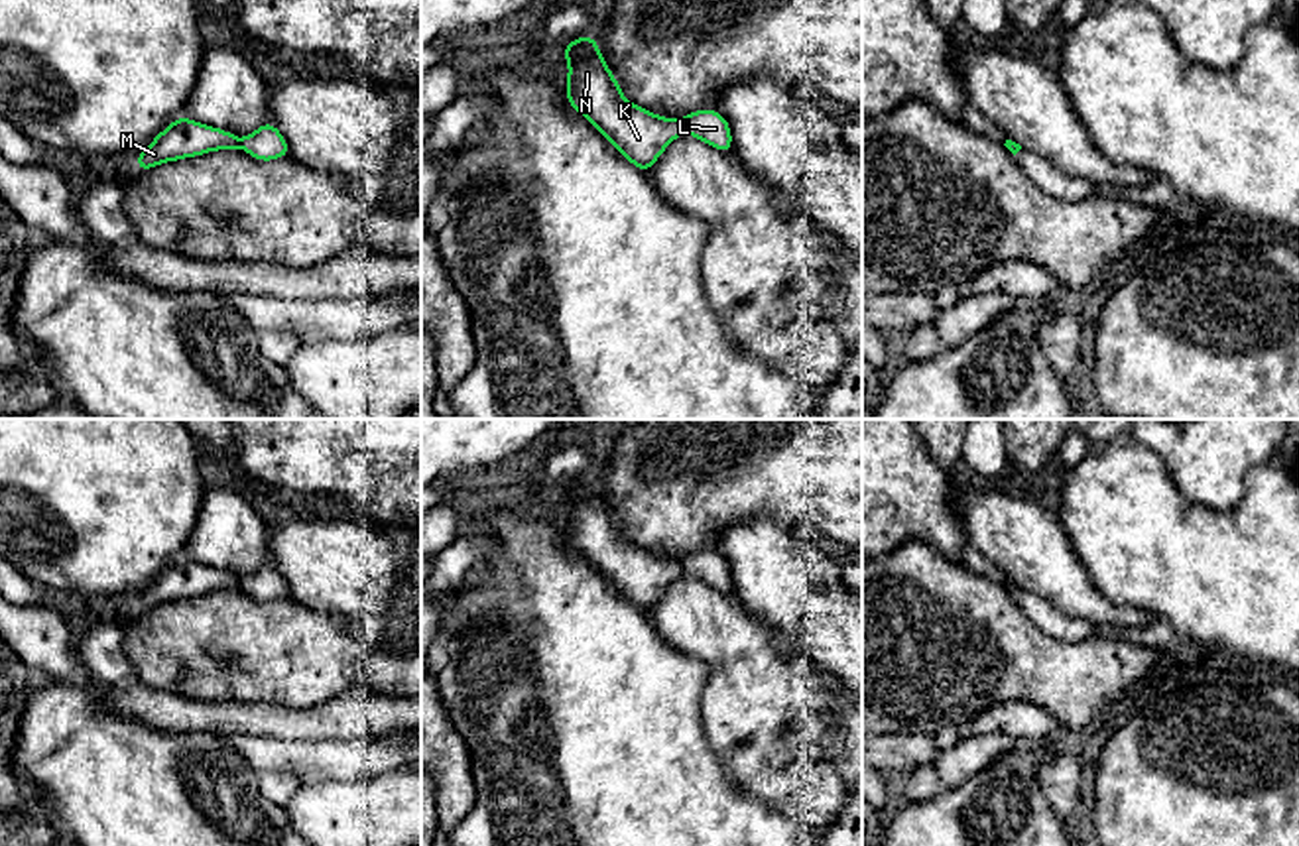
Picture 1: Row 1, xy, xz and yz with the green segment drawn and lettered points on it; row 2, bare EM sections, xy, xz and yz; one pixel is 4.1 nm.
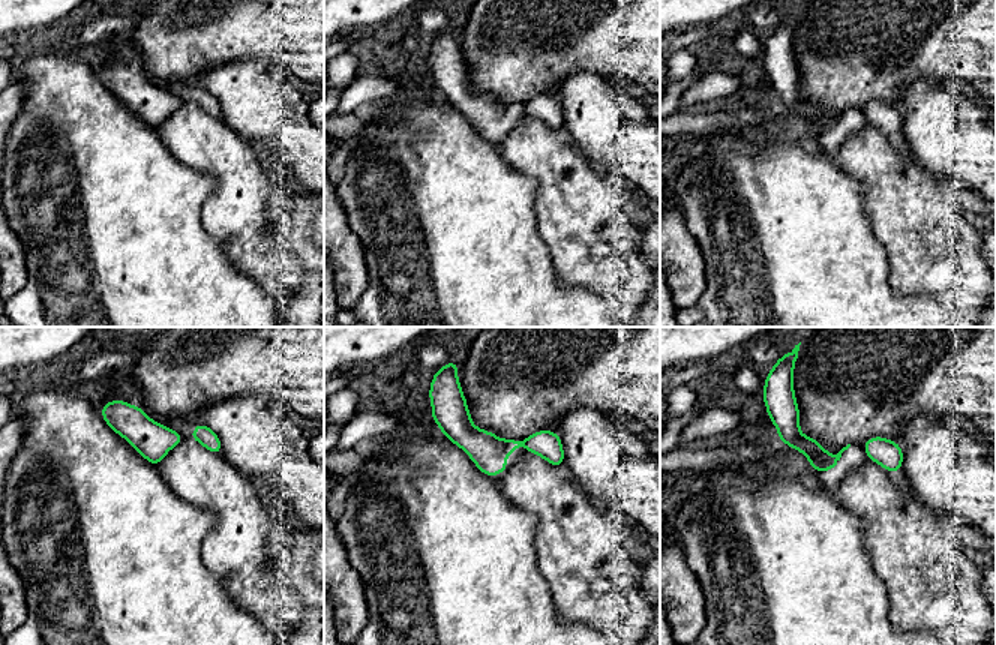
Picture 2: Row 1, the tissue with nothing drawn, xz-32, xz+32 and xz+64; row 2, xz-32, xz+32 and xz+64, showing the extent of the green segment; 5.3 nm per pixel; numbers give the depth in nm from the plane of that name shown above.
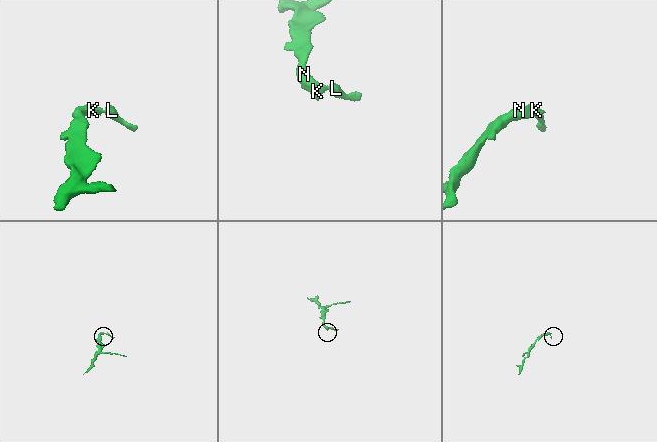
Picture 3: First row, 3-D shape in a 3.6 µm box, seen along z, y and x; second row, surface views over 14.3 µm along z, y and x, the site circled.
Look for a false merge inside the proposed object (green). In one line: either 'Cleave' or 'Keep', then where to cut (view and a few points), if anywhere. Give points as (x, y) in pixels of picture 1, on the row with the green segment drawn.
Cleave. Split along xz (678, 120), (683, 130)

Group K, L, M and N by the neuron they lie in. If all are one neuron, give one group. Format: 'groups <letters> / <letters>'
groups K M N / L

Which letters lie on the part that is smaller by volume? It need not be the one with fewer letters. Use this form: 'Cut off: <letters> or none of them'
Cut off: L

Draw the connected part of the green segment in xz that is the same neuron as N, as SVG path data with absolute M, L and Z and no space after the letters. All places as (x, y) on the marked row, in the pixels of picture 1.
M596 37L563 45L569 61L565 96L630 163L650 173L661 151L681 136L679 120L657 116L622 96Z

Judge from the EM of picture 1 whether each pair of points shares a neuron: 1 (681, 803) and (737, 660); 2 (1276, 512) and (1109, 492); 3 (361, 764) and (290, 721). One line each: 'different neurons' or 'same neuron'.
1: different neurons
2: same neuron
3: different neurons

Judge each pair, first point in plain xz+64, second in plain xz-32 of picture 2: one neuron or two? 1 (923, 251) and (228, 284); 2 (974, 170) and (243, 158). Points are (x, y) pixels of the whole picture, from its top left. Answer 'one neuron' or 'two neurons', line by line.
1: two neurons
2: two neurons

